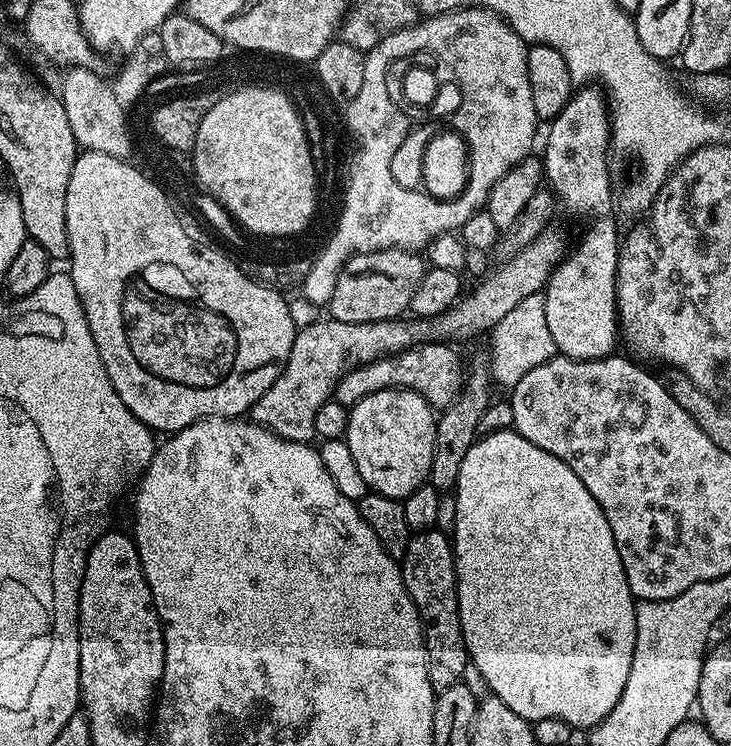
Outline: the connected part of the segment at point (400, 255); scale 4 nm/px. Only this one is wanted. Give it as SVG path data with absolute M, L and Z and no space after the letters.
M404 246L383 248L377 252L358 252L351 256L334 288L330 301L331 319L338 322L369 324L403 317L409 311L414 290L418 282L422 282L426 271L425 257L415 256L407 250Z

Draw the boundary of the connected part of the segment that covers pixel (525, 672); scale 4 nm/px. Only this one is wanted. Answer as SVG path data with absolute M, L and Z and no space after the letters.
M515 430L481 435L476 443L470 446L470 450L466 450L466 458L462 458L462 470L458 470L454 495L456 530L452 550L456 554L456 593L462 634L468 647L471 667L480 671L481 678L488 683L495 699L510 706L514 714L526 721L558 718L574 730L595 728L602 722L602 718L606 718L606 714L610 714L610 710L614 710L618 698L622 698L626 678L630 678L630 662L634 658L636 645L637 601L626 582L622 558L618 554L614 534L610 534L610 522L606 522L606 514L602 514L602 506L594 502L594 494L590 494L586 486L582 486L582 478L578 478L578 474L574 474L574 470L566 466L566 462L554 458L554 454L546 454L546 450L538 450L534 442L526 442L526 438L522 438L522 434Z

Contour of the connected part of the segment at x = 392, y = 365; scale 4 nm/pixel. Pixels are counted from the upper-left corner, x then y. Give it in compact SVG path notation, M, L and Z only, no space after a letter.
M420 342L405 352L381 356L372 364L357 364L336 384L334 399L351 406L374 394L377 388L408 388L426 398L433 410L446 409L456 401L466 379L465 369L460 369L460 356L452 348L448 342Z

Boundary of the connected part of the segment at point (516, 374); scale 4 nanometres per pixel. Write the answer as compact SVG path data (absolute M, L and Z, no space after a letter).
M535 292L524 298L518 306L514 306L506 317L493 328L490 339L490 366L488 370L491 379L506 388L513 388L527 374L540 366L542 362L551 360L557 355L554 338L546 325L545 296L543 292Z

